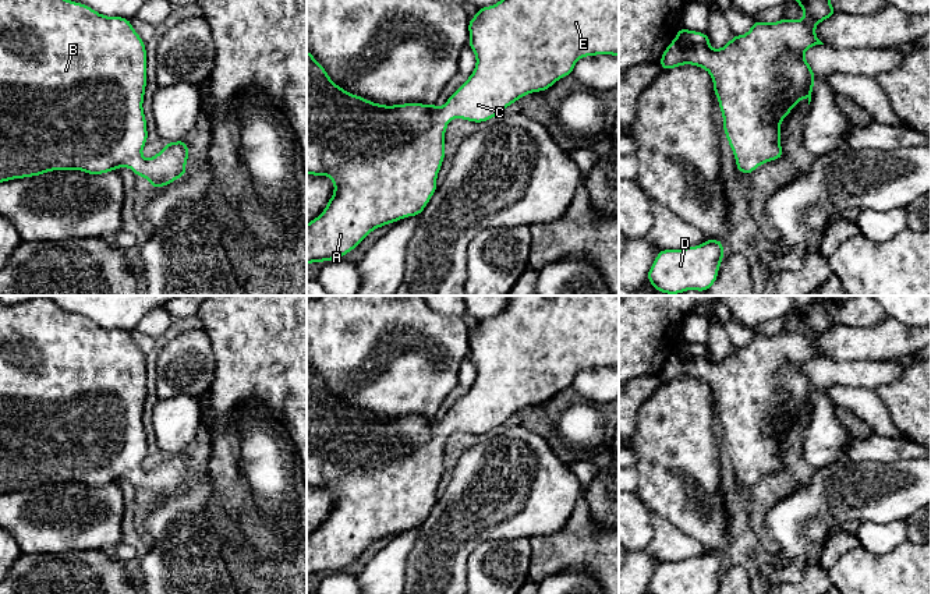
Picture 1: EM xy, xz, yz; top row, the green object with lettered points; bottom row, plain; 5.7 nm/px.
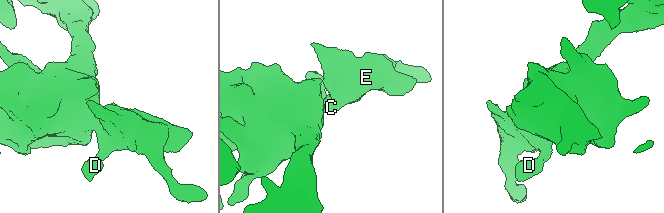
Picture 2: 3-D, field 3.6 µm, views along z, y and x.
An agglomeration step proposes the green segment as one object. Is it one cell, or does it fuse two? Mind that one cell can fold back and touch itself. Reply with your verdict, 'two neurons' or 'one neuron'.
one neuron

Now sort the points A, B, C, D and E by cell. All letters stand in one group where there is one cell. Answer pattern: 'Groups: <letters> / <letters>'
Groups: A B C D E

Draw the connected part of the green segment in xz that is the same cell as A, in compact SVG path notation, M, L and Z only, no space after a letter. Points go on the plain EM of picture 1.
M510 296L507 307L500 314L489 319L478 321L475 329L468 333L468 344L468 358L477 370L475 382L442 420L438 420L436 416L386 418L353 407L337 399L330 392L326 382L307 363L307 487L328 488L334 496L333 508L323 524L307 537L307 577L311 574L321 576L323 573L340 572L343 568L353 563L372 542L408 528L418 528L425 521L438 499L436 489L445 471L445 445L452 431L463 431L474 435L488 434L520 410L532 404L546 403L560 390L573 386L574 376L581 370L597 367L619 368L619 296L553 296L552 298L545 296Z

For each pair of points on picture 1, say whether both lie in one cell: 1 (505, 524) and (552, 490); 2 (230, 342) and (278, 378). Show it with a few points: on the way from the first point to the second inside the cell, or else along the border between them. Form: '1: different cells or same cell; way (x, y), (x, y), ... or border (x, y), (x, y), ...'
1: same cell; way (516, 516), (523, 513), (541, 495)
2: same cell; way (241, 342), (266, 367)

